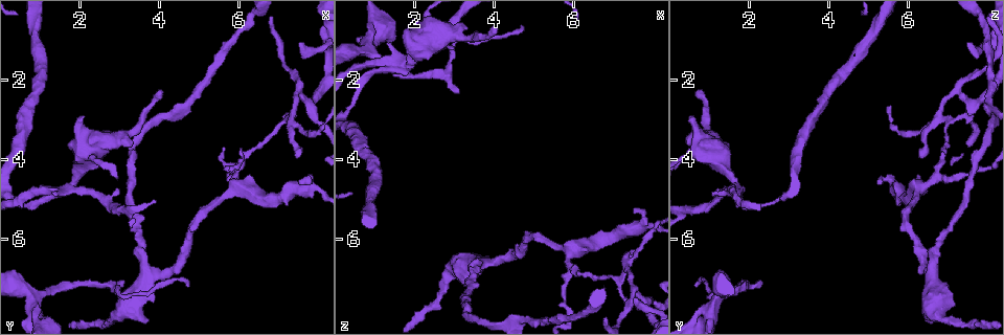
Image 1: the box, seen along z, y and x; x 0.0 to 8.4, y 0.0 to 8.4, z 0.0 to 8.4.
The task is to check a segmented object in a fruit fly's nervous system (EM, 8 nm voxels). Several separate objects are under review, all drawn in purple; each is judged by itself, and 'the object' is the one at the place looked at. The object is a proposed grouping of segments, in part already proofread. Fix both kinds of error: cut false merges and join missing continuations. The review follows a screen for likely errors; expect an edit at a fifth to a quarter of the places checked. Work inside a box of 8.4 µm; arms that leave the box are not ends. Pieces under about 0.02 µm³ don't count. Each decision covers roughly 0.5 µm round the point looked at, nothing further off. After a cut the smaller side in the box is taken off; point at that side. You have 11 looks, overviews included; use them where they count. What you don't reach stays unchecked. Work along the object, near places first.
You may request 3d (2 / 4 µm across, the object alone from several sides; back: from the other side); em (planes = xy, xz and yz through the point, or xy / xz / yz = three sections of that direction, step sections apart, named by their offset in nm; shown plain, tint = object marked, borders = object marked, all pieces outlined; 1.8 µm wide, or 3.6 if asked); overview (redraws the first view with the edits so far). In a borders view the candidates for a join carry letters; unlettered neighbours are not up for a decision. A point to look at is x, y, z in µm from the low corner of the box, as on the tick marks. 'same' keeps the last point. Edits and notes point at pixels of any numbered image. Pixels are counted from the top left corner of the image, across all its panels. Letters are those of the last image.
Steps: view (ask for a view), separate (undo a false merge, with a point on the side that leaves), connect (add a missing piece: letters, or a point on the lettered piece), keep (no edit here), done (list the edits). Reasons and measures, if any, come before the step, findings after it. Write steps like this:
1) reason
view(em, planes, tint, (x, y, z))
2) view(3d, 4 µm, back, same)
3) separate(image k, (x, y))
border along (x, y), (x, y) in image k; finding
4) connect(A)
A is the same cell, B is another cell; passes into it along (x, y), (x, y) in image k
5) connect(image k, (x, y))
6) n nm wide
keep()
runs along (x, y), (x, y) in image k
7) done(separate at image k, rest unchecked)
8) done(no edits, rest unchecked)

view(3d, 4 µm, (4.70, 7.15, 0.70))

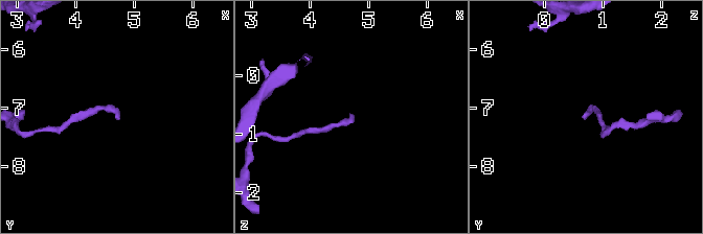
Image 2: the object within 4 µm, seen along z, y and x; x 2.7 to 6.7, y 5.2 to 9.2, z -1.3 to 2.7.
now the EM
view(em, xz, step 16, tint, (4.70, 7.15, 0.60))

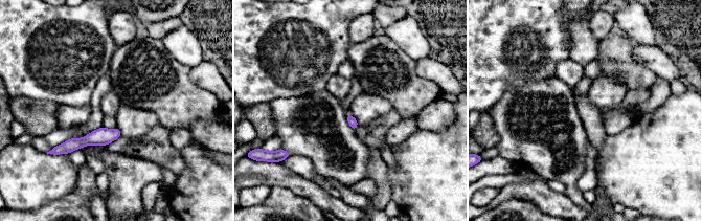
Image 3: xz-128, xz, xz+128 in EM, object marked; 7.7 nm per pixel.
cut it another way
view(em, planes, borders, same)

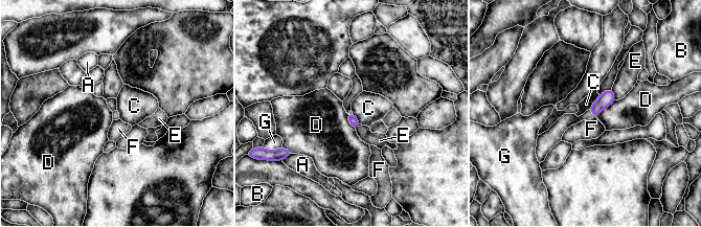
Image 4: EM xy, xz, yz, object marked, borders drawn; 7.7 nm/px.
keep()
A, B, C, D, E, F and G are other cells; border along (600, 95), (589, 109) in image 4; no lettered piece goes on from it

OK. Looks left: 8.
branch point
view(em, planes, borders, (0.85, 7.60, 1.15))

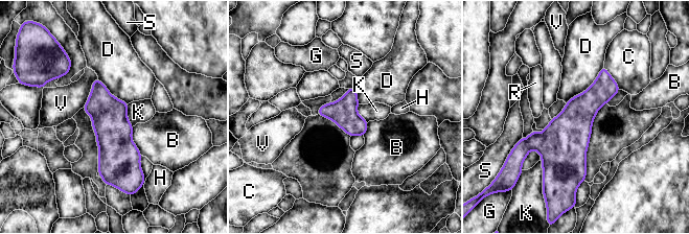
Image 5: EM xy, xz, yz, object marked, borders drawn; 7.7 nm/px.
keep()
B, C, D, G, H, K, R, S and V are other cells; all the same cell

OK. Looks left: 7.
sharp bend
view(em, planes, borders, (2.80, 7.10, 1.85))

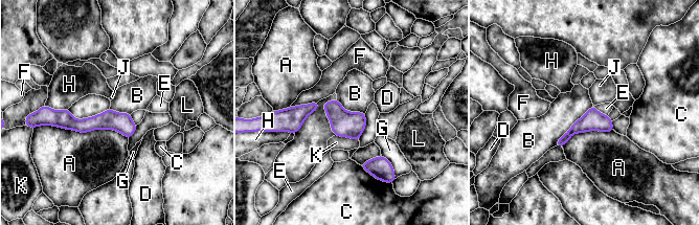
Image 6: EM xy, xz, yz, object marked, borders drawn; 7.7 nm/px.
150 nm wide
keep()
A, B, C, D, E, F, G, H, J, K and L are other cells; runs along (54, 121), (122, 122), (133, 128) in image 6; one cell here

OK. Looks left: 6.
thin end
view(em, xy, step 4, tint, (3.95, 2.40, 0.65))

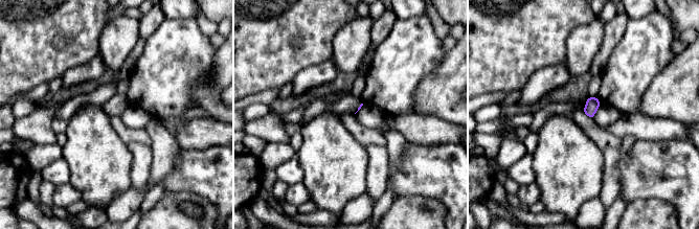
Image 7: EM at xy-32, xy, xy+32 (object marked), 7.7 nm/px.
what lies round it
view(em, xy, step 4, borders, same)

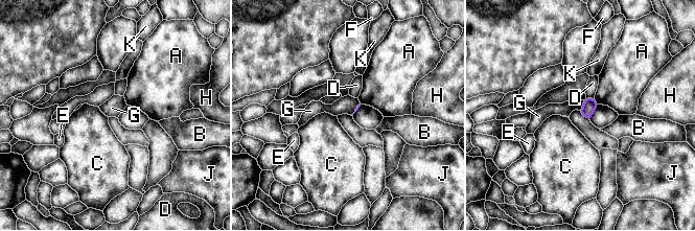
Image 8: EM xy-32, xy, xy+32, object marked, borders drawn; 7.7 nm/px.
keep()
A, B, C, D, E, F, G, H, J and K are other cells; border along (584, 100), (579, 110) in image 8; none of them fits

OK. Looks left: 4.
abrupt turn
view(3d, 2 µm, (7.20, 3.00, 6.90))

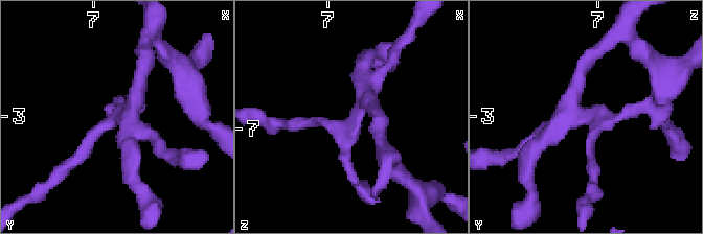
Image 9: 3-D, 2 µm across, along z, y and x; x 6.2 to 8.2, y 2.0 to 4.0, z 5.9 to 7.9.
view(em, xy, step 4, borders, (7.26, 3.00, 6.84))

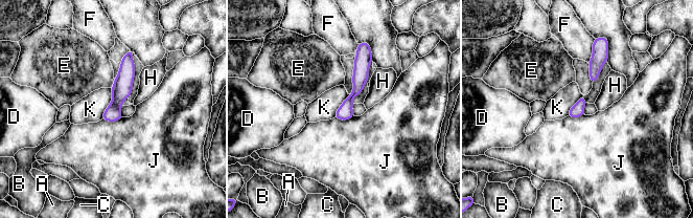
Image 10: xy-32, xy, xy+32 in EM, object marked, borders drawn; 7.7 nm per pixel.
cut it another way
view(em, planes, borders, same)

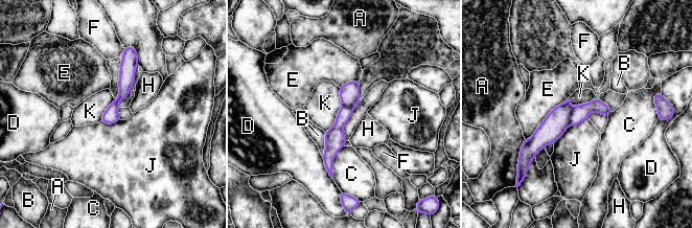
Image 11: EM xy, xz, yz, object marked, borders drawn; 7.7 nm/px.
separate(image 11, (556, 122))
A, B, C, D, E, F, H, J and K are other cells; border along (573, 109), (569, 124) in image 11; two cells meet here

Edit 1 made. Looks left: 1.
done(separate at image 11, rest unchecked)

